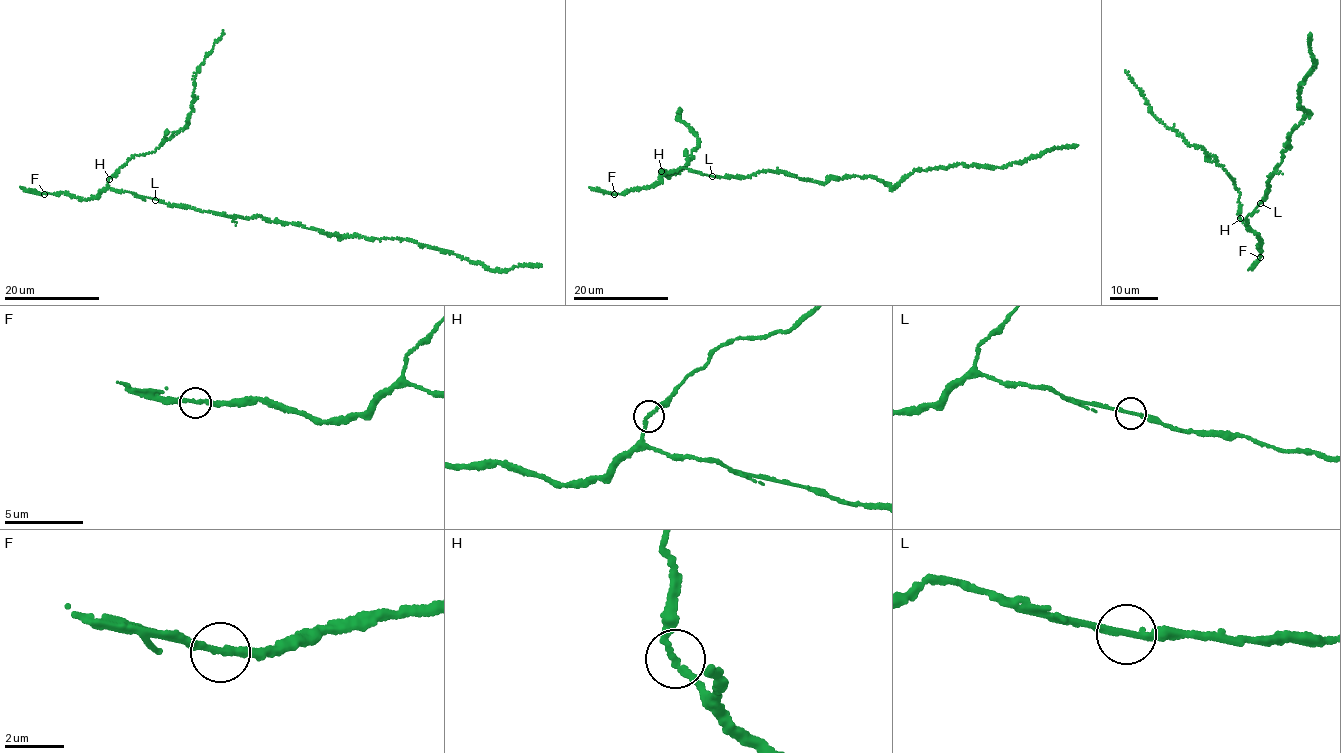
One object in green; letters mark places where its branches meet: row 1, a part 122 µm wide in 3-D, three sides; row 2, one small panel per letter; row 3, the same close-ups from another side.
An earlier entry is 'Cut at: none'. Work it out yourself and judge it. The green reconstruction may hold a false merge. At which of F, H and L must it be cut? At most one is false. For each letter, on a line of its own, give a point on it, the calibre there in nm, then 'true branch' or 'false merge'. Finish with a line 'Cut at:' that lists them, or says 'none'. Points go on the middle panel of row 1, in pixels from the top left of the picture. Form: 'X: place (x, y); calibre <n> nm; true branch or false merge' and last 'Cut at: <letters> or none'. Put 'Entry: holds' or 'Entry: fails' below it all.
F: place (614, 194); calibre 260 nm; true branch
H: place (661, 171); calibre 240 nm; true branch
L: place (712, 176); calibre 240 nm; true branch
Cut at: none
Entry: holds

